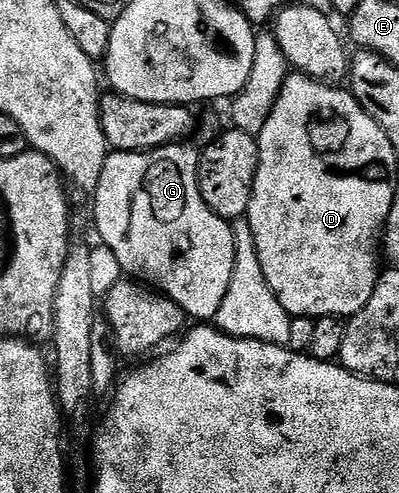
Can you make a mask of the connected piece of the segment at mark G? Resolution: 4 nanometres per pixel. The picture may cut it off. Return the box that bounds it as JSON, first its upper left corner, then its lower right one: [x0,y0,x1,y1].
[91,141,237,320]

